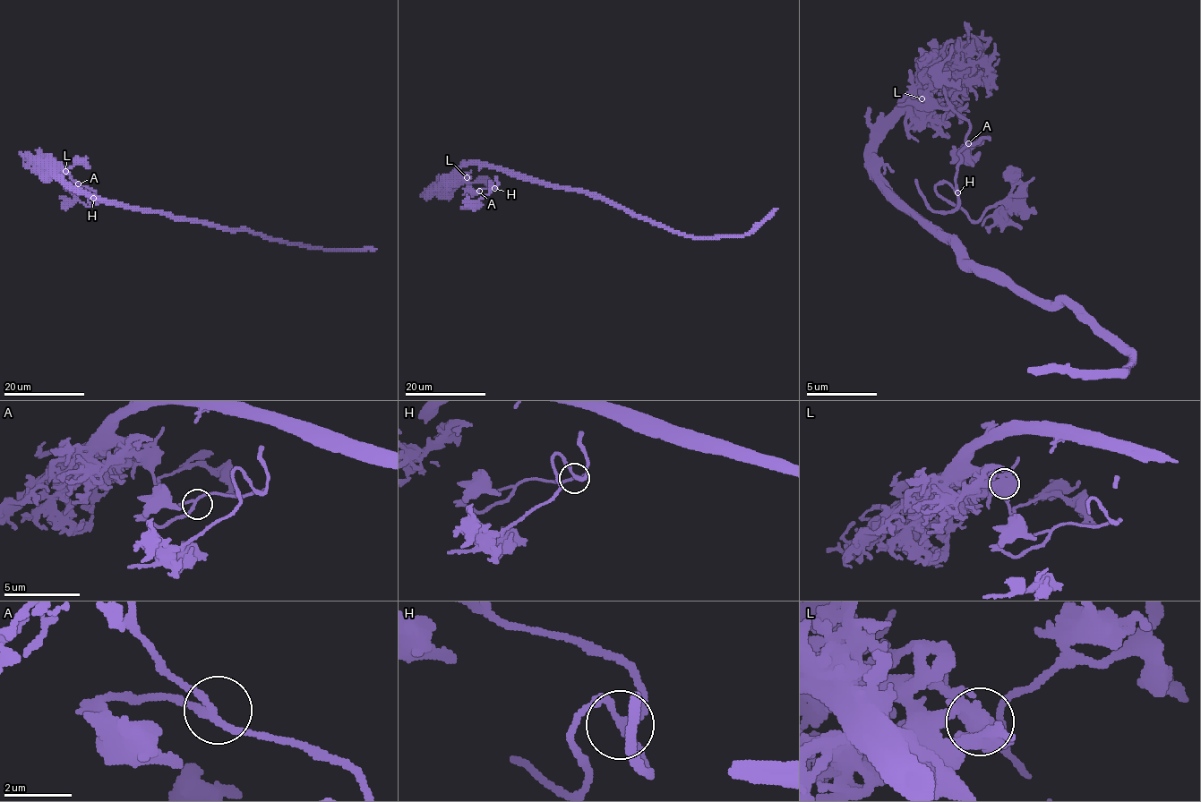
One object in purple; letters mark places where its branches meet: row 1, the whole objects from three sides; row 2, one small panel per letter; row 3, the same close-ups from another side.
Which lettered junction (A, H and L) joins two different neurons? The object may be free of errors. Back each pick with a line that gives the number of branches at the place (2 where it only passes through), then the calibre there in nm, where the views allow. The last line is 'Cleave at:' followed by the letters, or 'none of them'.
L: 7 branches meet; 480 nm thick
Cleave at: L

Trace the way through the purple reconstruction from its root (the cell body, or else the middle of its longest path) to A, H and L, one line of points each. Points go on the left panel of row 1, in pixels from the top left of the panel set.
A: (162, 214), (113, 205), (75, 191), (55, 175), (67, 174), (78, 183)
H: (162, 214), (113, 205), (75, 191), (55, 175), (67, 174), (81, 185), (90, 188), (95, 192), (93, 198)
L: (162, 214), (113, 205), (75, 191), (55, 175), (65, 171)

